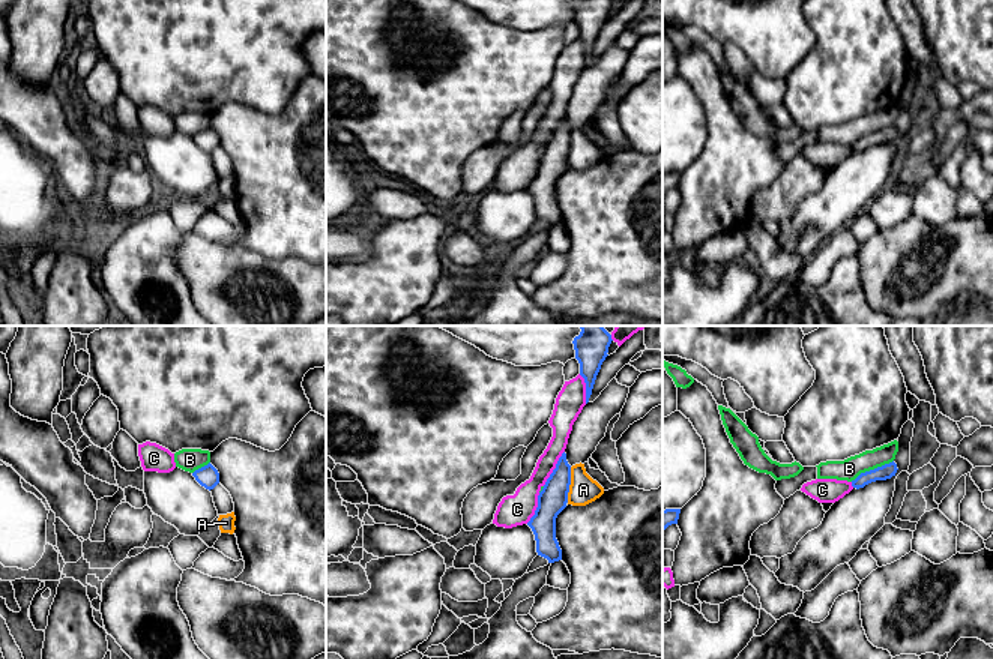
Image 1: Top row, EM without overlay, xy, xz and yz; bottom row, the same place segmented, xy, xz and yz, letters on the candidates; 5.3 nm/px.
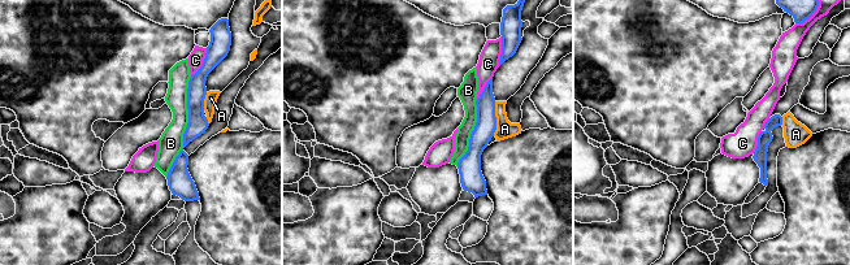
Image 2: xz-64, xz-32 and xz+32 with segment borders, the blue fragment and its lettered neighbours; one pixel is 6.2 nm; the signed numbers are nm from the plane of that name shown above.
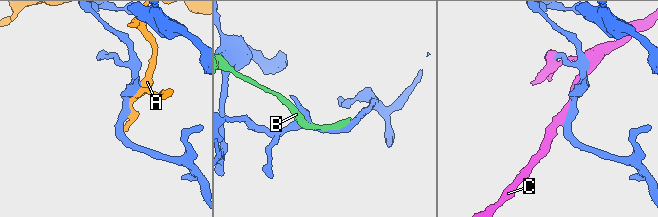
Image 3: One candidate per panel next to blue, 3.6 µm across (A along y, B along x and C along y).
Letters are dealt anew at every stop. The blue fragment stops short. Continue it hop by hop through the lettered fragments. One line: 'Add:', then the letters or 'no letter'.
Add: B

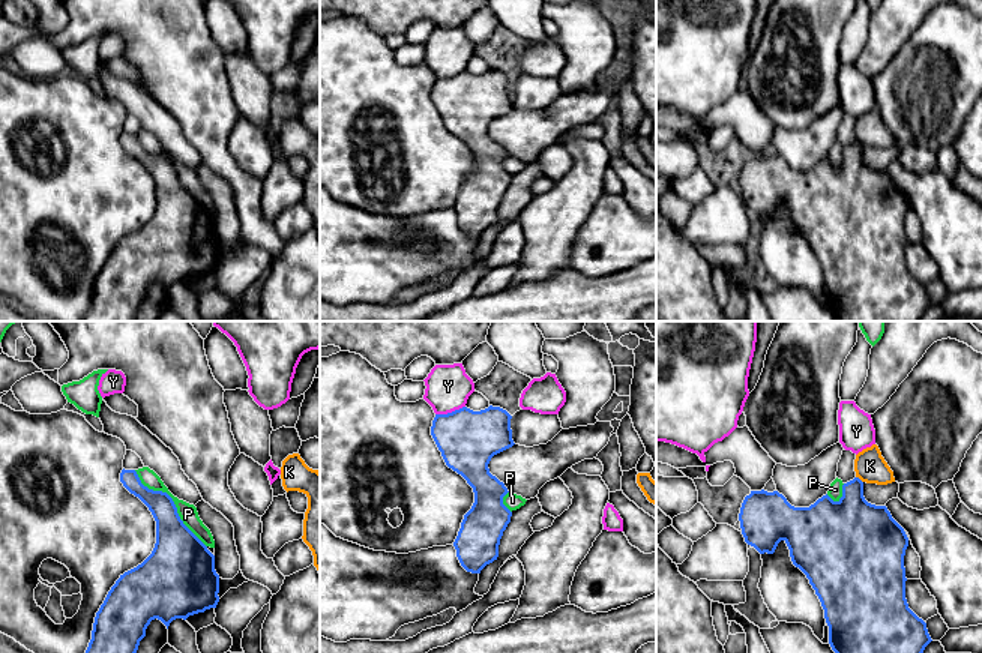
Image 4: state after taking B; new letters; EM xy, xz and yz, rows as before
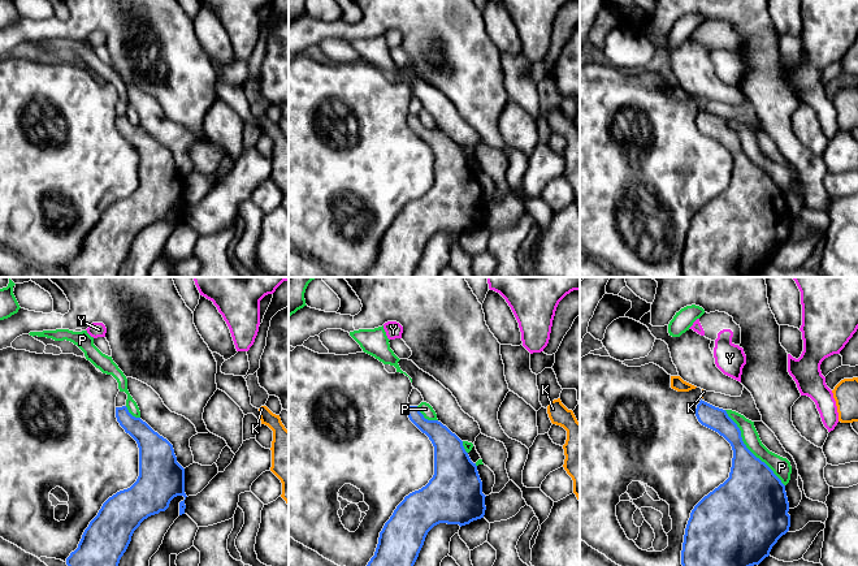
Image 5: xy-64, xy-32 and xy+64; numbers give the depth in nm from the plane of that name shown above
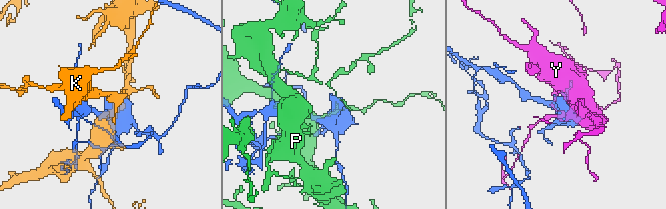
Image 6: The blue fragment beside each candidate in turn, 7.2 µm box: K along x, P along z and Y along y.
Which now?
Add: no letter

